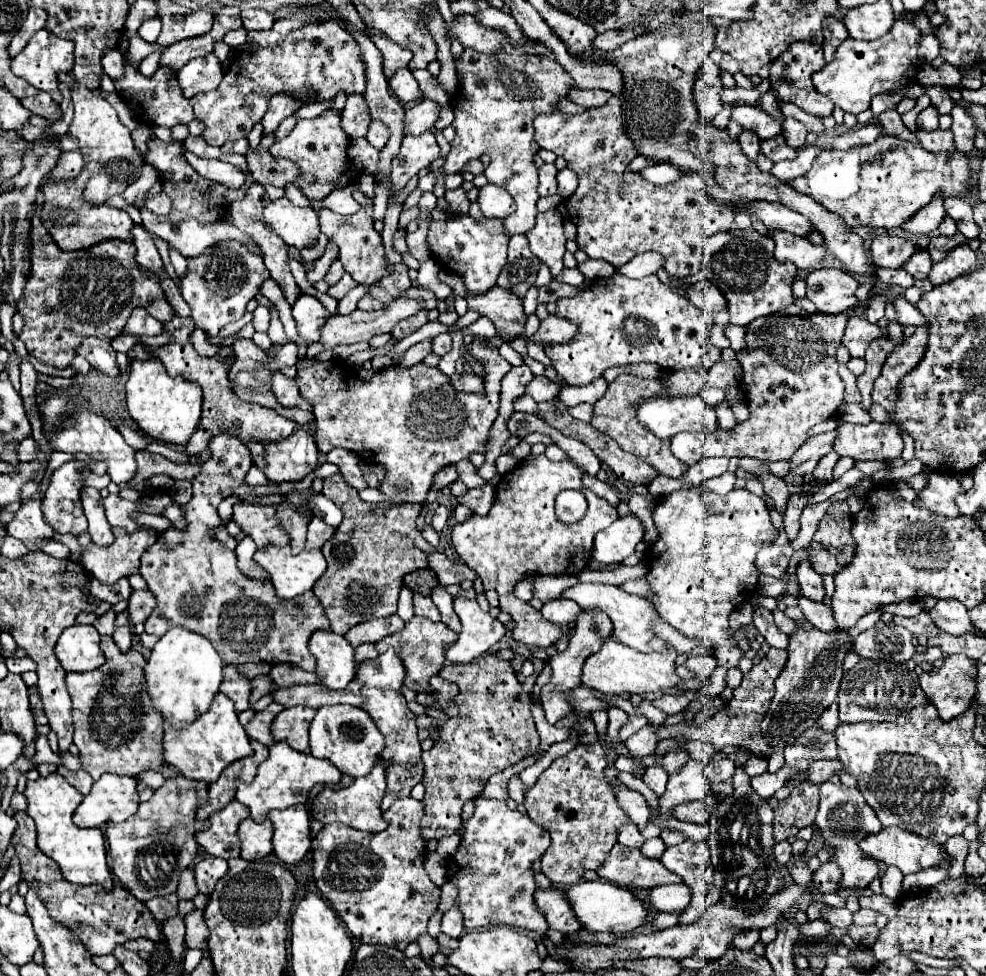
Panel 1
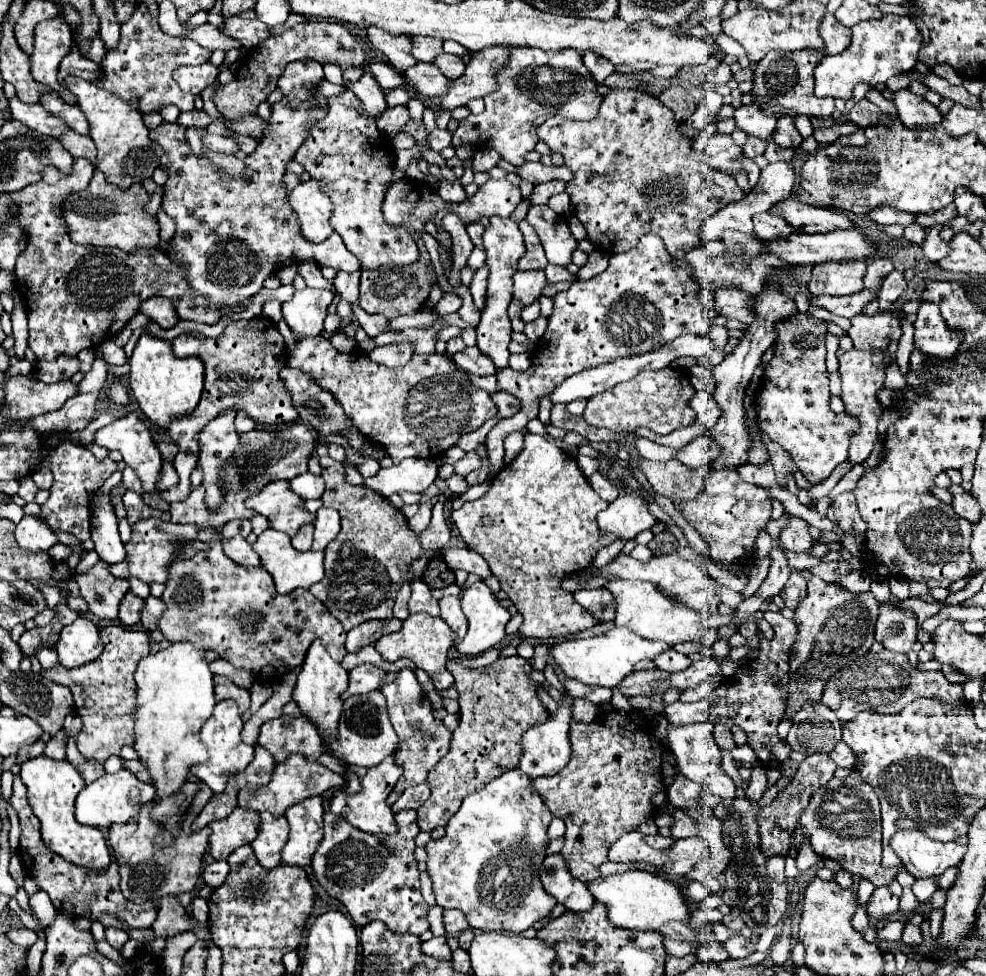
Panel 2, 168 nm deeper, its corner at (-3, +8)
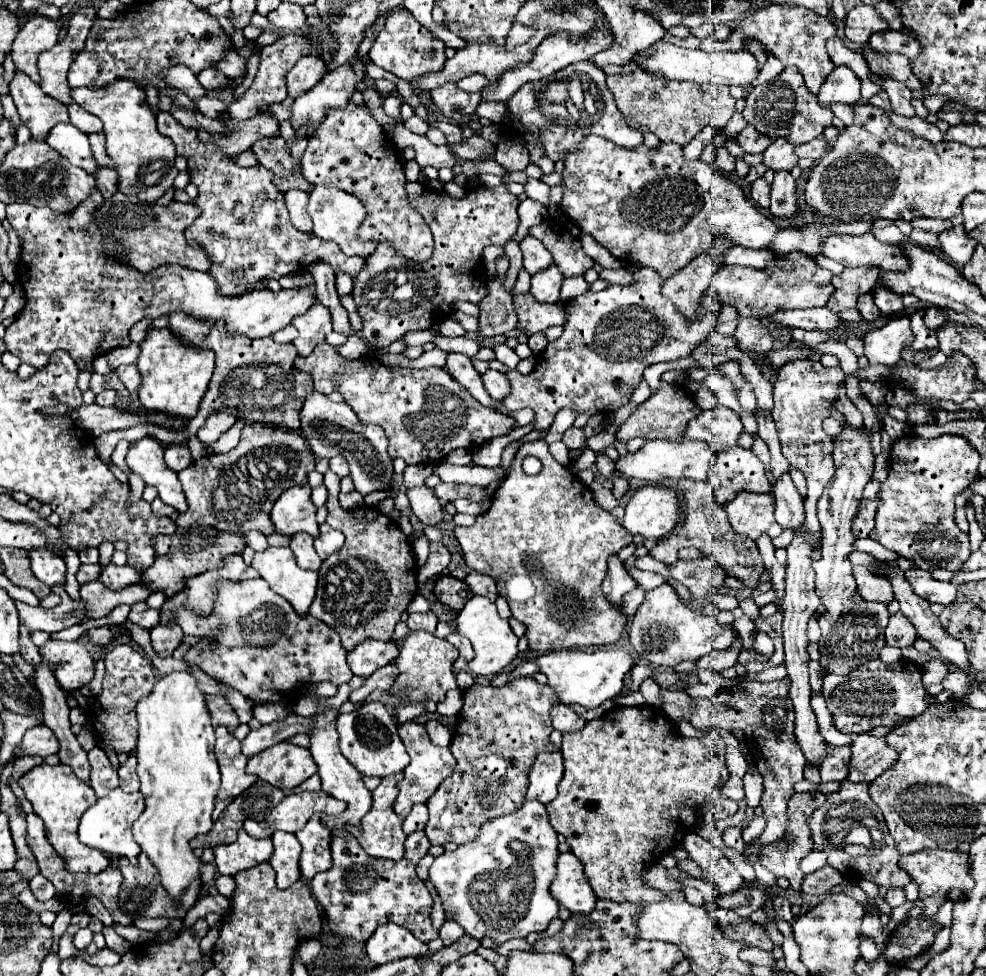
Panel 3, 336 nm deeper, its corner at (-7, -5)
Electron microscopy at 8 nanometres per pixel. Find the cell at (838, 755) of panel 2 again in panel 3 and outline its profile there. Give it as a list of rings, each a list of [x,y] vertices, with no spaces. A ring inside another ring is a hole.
[[[868,734],[852,736],[850,774],[852,782],[868,782],[878,778],[894,762],[896,752],[884,742],[884,738],[870,738]]]

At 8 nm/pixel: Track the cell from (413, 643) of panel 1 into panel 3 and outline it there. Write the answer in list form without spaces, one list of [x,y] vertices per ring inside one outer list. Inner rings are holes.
[[[424,630],[410,632],[406,636],[406,640],[402,642],[398,658],[394,660],[400,674],[398,674],[396,682],[390,688],[390,694],[398,694],[404,686],[412,686],[414,690],[408,694],[408,698],[412,702],[418,702],[418,700],[442,702],[446,698],[448,690],[458,688],[456,676],[454,676],[454,668],[452,668],[456,656],[458,656],[458,652],[456,652],[456,648],[448,640],[438,638],[438,636],[434,636],[430,632],[424,632]]]

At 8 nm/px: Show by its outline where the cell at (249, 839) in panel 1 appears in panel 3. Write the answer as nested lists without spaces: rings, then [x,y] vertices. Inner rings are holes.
[[[276,830],[272,834],[274,840],[274,852],[270,856],[270,866],[276,872],[276,884],[284,890],[292,886],[296,880],[300,880],[300,868],[298,868],[298,858],[300,858],[300,842],[296,840],[294,834],[280,832]]]

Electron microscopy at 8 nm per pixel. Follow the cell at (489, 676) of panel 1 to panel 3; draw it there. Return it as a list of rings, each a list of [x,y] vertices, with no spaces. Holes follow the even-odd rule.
[[[522,676],[516,680],[510,680],[508,684],[496,688],[496,686],[480,686],[474,684],[464,690],[464,706],[460,714],[456,716],[456,728],[454,738],[450,744],[450,750],[456,758],[456,768],[450,778],[446,778],[440,788],[428,798],[426,806],[430,810],[430,820],[424,828],[430,844],[464,844],[470,842],[474,836],[478,836],[480,824],[488,818],[496,818],[500,814],[514,812],[524,804],[526,788],[528,788],[528,770],[534,762],[534,756],[538,752],[552,752],[554,746],[550,742],[552,718],[550,710],[560,704],[556,692],[552,692],[550,686],[538,684],[532,676]]]

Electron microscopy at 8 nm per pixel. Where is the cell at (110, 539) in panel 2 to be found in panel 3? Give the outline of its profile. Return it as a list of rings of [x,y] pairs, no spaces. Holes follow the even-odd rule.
[[[108,564],[102,568],[102,574],[100,574],[100,582],[104,582],[108,588],[112,590],[120,590],[124,586],[130,586],[130,584],[138,584],[140,582],[140,572],[136,568],[130,568],[130,566],[116,566],[116,564]]]

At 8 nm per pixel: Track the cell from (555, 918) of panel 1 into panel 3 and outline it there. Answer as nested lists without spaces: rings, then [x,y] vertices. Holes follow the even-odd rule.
[[[572,852],[560,854],[550,894],[560,906],[568,908],[572,914],[588,914],[596,906],[596,896],[582,872],[582,864]]]

